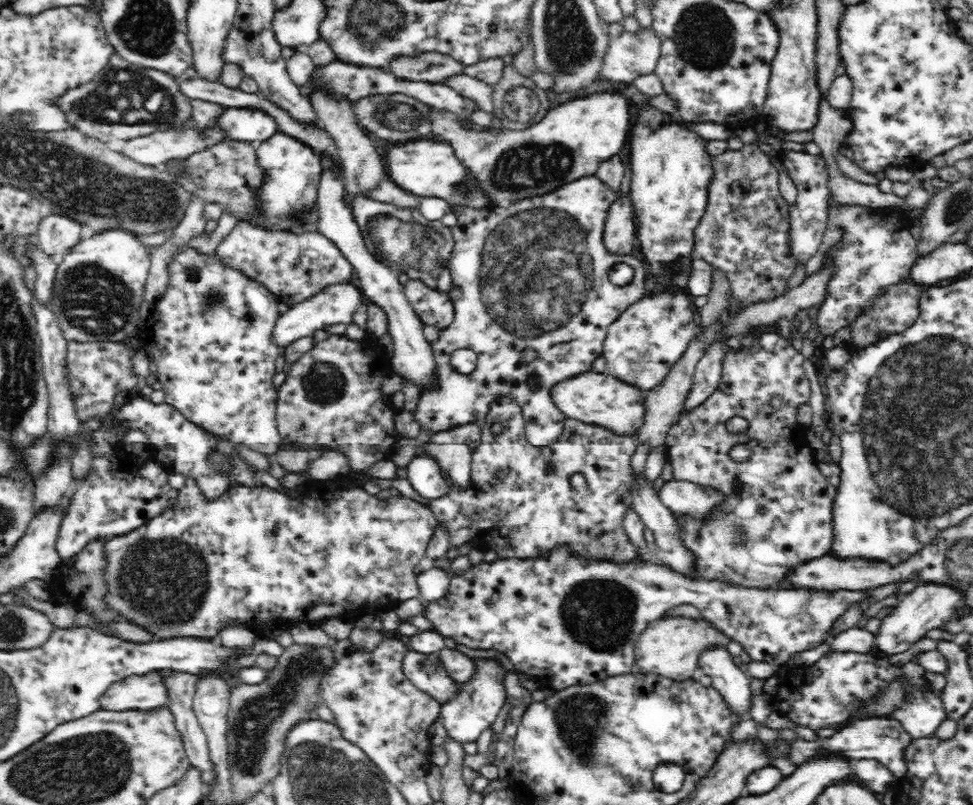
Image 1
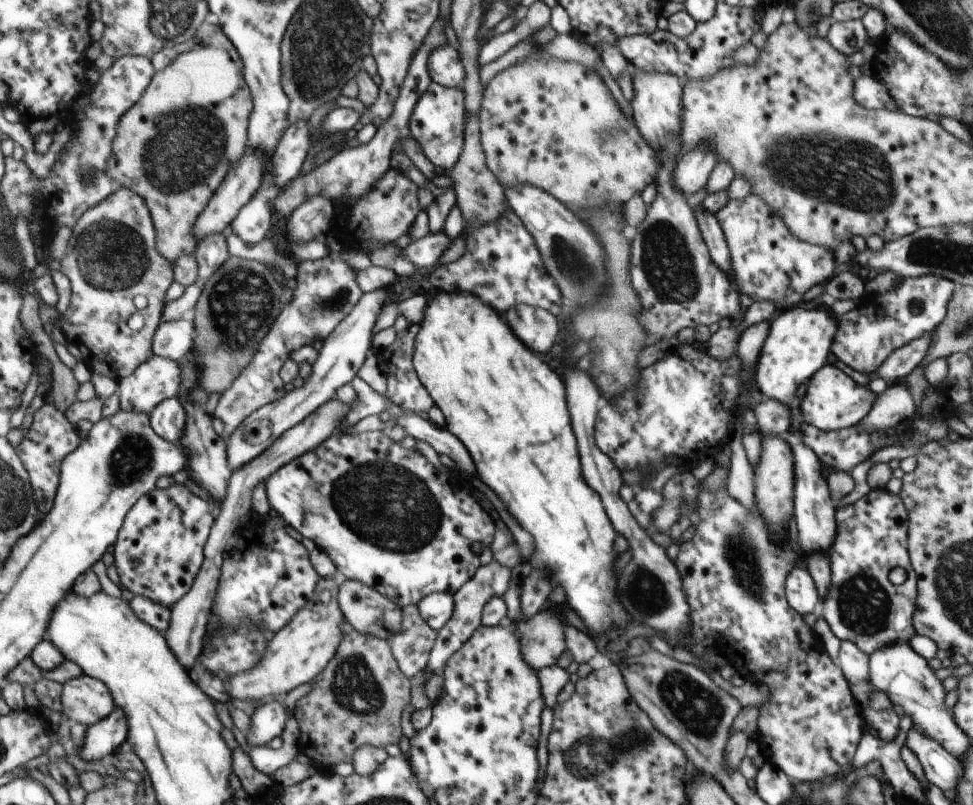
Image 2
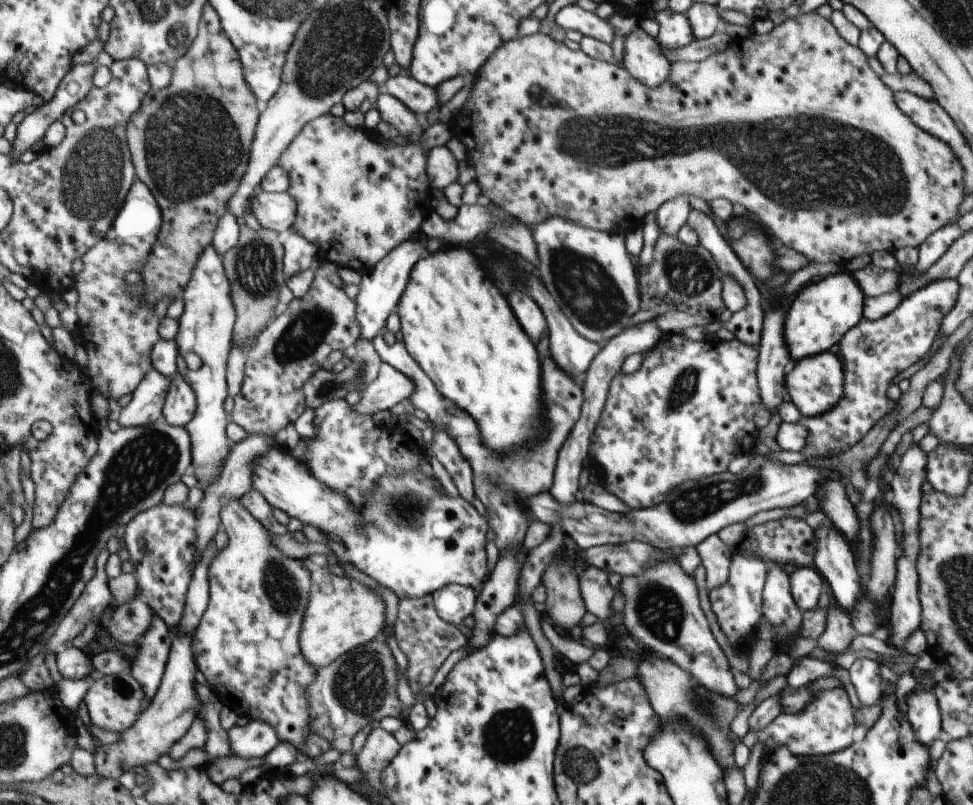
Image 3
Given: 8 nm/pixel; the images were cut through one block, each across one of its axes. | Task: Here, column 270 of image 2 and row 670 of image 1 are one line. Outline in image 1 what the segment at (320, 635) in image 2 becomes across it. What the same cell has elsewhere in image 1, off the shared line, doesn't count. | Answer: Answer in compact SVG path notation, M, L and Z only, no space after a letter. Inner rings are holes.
M665 616L646 625L636 643L636 662L644 672L655 672L668 678L690 678L700 673L699 660L710 649L726 647L730 639L703 618Z

